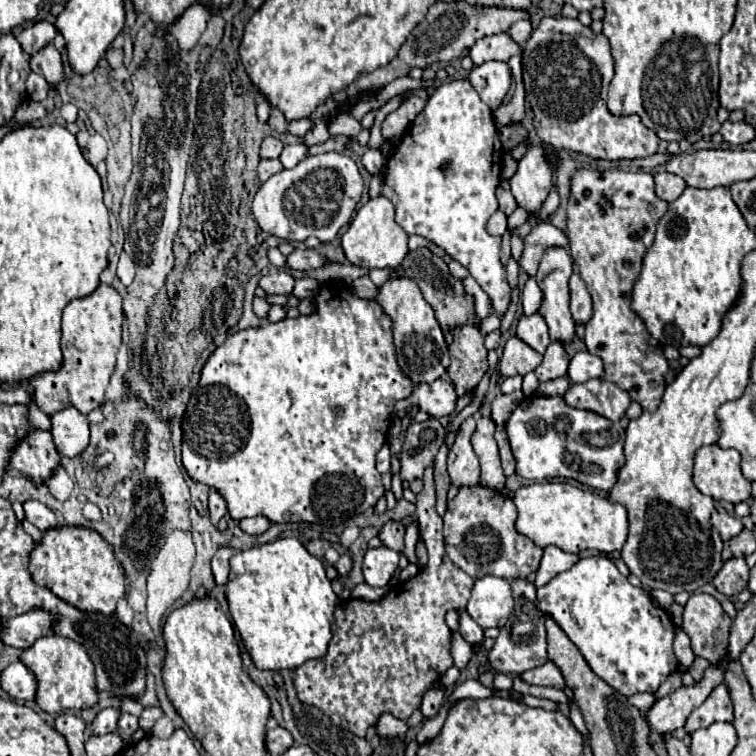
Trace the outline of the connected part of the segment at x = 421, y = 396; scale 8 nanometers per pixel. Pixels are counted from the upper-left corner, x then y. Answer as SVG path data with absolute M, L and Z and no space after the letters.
M437 379L431 385L415 385L413 395L395 405L395 413L397 413L397 417L403 417L403 413L409 407L419 405L421 411L429 413L435 419L441 419L441 417L447 417L453 413L455 403L457 403L457 395L455 395L453 385L449 381Z

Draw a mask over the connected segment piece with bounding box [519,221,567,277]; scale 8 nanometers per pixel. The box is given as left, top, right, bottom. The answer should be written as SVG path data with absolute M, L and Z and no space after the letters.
M543 221L543 223L537 223L531 233L523 239L525 247L523 247L523 253L521 253L521 259L519 259L519 267L529 275L533 277L537 273L537 267L539 267L539 261L541 261L541 255L547 247L567 247L567 235L553 227L549 221Z

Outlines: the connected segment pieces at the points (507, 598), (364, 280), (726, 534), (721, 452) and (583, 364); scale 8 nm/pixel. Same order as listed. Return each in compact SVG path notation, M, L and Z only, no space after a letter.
M481 577L475 581L467 613L483 627L503 627L513 609L511 585L501 577Z
M359 277L353 281L351 285L351 291L355 297L359 299L373 299L375 293L377 293L377 287L373 285L373 281L369 277Z
M723 509L713 513L711 523L713 523L713 527L719 531L719 535L721 535L723 541L729 541L731 537L735 537L735 535L739 535L739 533L743 531L743 523L741 523L741 519L729 515L729 513L723 511Z
M717 443L703 445L697 451L693 481L701 493L711 495L715 501L725 499L729 503L741 503L751 499L751 481L745 479L741 471L741 455L735 449L721 449Z
M589 351L575 353L569 363L569 379L573 383L583 383L595 377L603 375L603 361L597 355L591 355Z

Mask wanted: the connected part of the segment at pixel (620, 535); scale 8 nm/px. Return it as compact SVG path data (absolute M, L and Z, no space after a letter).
M531 483L515 493L515 505L519 511L517 531L535 541L539 547L555 545L569 553L583 549L621 551L627 541L627 509L621 503L613 503L607 497L593 493L591 489L579 489L571 483Z

